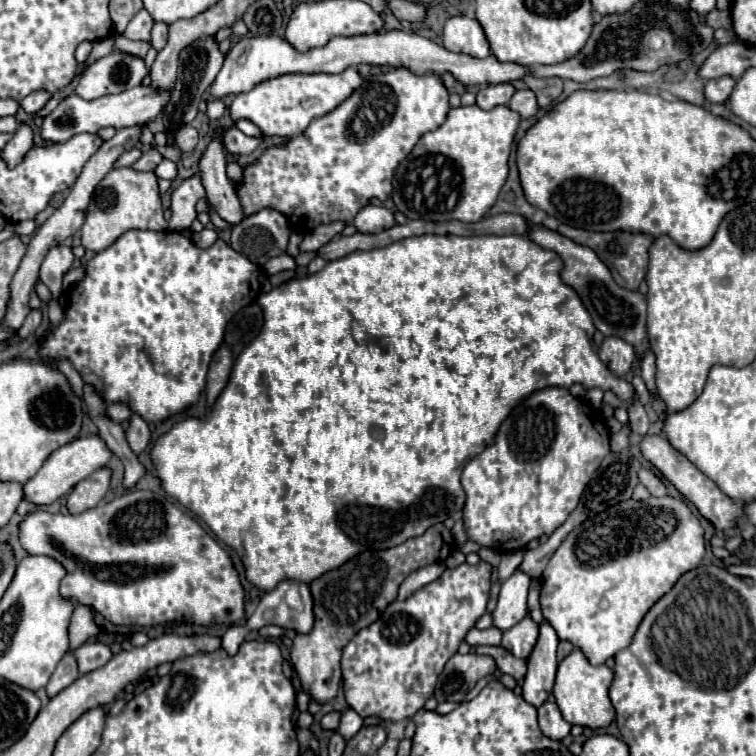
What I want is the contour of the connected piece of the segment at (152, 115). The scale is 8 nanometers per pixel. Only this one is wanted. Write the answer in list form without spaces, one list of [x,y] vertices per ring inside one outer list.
[[[145,84],[123,90],[119,94],[107,94],[97,100],[83,100],[81,96],[71,94],[65,100],[61,100],[59,106],[49,116],[45,116],[41,126],[41,136],[49,142],[67,142],[75,134],[81,132],[97,134],[97,130],[105,126],[113,126],[117,130],[129,126],[145,126],[159,116],[163,106],[169,104],[169,100],[171,100],[171,90],[155,90],[153,86]]]

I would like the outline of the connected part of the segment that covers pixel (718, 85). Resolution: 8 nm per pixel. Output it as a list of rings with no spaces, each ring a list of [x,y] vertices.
[[[721,76],[721,78],[715,78],[715,80],[709,80],[705,84],[705,98],[711,102],[711,104],[721,104],[721,102],[727,102],[731,92],[735,88],[735,78],[731,76]]]

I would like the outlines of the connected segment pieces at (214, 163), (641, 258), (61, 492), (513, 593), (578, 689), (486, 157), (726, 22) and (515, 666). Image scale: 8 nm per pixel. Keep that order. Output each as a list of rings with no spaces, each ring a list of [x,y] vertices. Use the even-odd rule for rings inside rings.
[[[221,136],[211,140],[207,152],[201,158],[199,172],[203,186],[207,190],[207,200],[215,208],[215,212],[231,224],[239,224],[245,214],[239,204],[239,196],[225,174],[225,158],[223,158],[223,142]]]
[[[567,224],[559,226],[559,232],[567,238],[571,238],[577,244],[583,244],[587,248],[593,248],[597,252],[597,256],[611,268],[617,284],[621,288],[639,290],[641,280],[645,278],[647,272],[647,262],[649,262],[649,246],[653,244],[651,238],[647,238],[645,234],[631,234],[631,232],[589,232],[589,230],[581,230],[581,228],[573,228]]]
[[[89,434],[89,436],[83,436],[83,438],[77,438],[77,440],[61,446],[61,448],[57,448],[45,460],[41,470],[31,480],[27,480],[27,484],[25,484],[25,498],[35,502],[37,506],[53,504],[55,500],[65,496],[77,482],[81,482],[83,478],[87,478],[95,470],[103,468],[109,462],[111,454],[113,452],[107,448],[105,440],[101,436],[97,436],[97,434]]]
[[[515,570],[501,586],[497,608],[493,612],[493,626],[507,630],[527,616],[527,590],[531,578],[523,570]]]
[[[573,648],[573,652],[559,662],[555,688],[553,688],[553,696],[555,696],[555,702],[557,702],[563,718],[569,724],[589,726],[593,730],[607,728],[615,718],[615,708],[609,700],[609,686],[613,682],[613,676],[615,674],[611,668],[589,664],[589,660],[583,656],[583,652],[579,648]]]
[[[477,104],[473,106],[459,106],[459,108],[451,108],[449,114],[447,114],[447,120],[437,128],[437,130],[431,130],[427,134],[423,134],[419,138],[419,142],[415,144],[415,148],[411,150],[411,154],[397,166],[395,170],[395,178],[393,178],[393,202],[397,206],[397,210],[401,210],[409,220],[433,220],[433,222],[441,222],[441,220],[461,220],[461,222],[479,222],[485,212],[495,204],[497,196],[499,196],[499,190],[501,186],[505,184],[507,180],[507,174],[509,174],[509,154],[511,154],[511,146],[513,146],[513,140],[515,140],[515,132],[517,132],[517,126],[521,122],[521,116],[517,112],[513,112],[509,106],[497,106],[493,110],[481,110]]]
[[[713,10],[707,14],[707,24],[711,28],[731,28],[731,14],[723,10]]]
[[[477,646],[475,650],[477,650],[479,654],[489,654],[489,656],[493,656],[493,660],[497,662],[497,668],[499,668],[503,674],[513,676],[517,682],[523,680],[525,672],[527,672],[527,660],[511,656],[511,652],[507,652],[507,650],[501,648],[501,646]]]

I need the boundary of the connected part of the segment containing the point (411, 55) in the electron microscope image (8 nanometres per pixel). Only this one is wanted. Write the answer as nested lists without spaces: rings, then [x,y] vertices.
[[[391,30],[391,32],[375,32],[375,34],[361,34],[361,36],[337,36],[327,46],[311,48],[307,52],[297,52],[283,36],[247,36],[241,38],[227,54],[225,64],[221,72],[217,74],[215,82],[211,84],[211,96],[223,98],[227,94],[241,94],[249,92],[255,84],[277,78],[283,74],[341,74],[347,66],[357,64],[371,64],[371,66],[403,66],[415,74],[443,74],[451,72],[459,82],[465,86],[477,86],[477,84],[499,84],[499,82],[511,82],[515,78],[523,78],[527,74],[527,68],[521,64],[505,62],[501,64],[495,56],[487,56],[485,60],[471,58],[467,54],[453,54],[447,52],[447,48],[431,42],[429,38],[423,38],[415,32],[403,32],[403,30]]]

